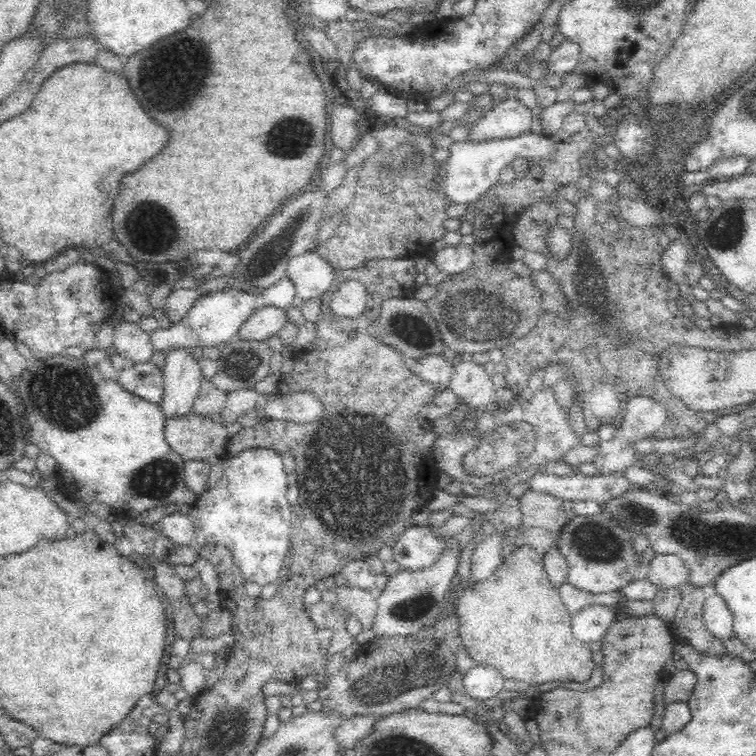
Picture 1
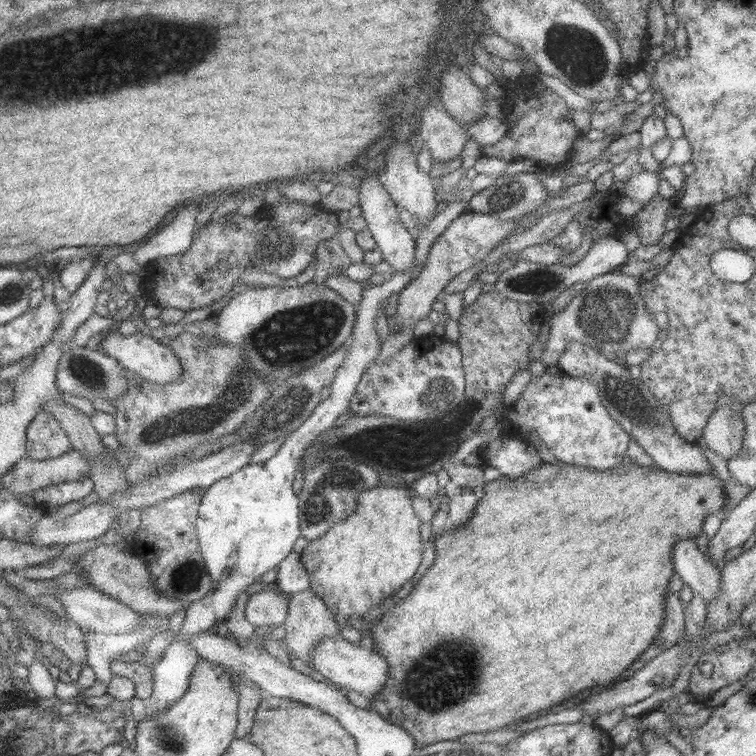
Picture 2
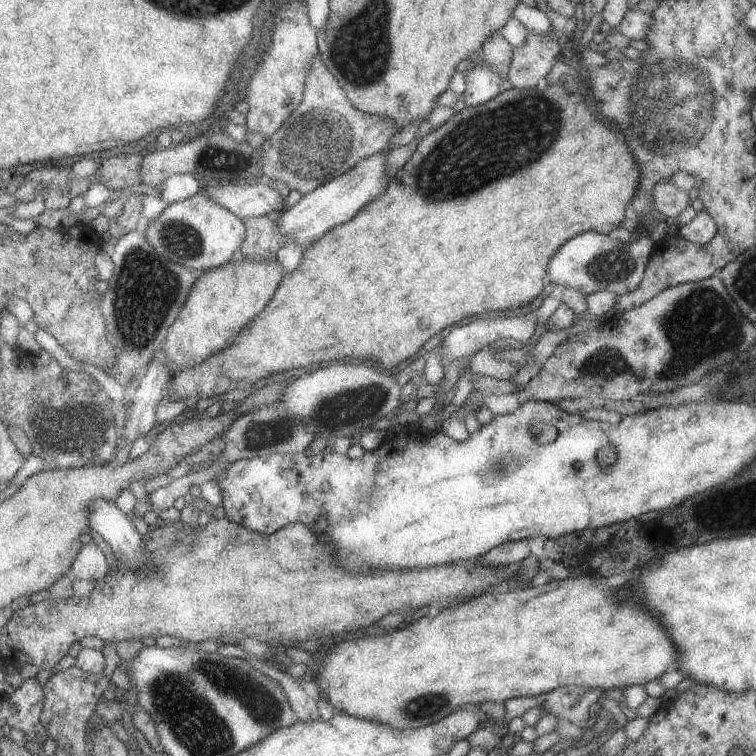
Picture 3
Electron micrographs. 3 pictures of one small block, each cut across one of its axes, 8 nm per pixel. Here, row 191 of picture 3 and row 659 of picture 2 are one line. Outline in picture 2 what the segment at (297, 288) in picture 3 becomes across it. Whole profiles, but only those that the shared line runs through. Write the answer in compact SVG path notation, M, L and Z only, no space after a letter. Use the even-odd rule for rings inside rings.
M629 459L604 472L593 472L592 469L578 465L565 463L554 465L545 462L538 465L538 468L528 471L528 476L516 479L501 476L486 483L483 490L484 497L476 502L476 510L468 518L468 522L451 530L447 526L445 532L436 539L435 564L428 569L420 582L415 584L414 589L404 598L403 604L396 604L389 609L371 630L370 642L375 641L380 654L388 660L390 667L387 688L373 698L375 708L372 710L382 714L391 724L404 728L414 738L416 748L442 741L456 741L467 734L510 728L512 724L521 723L521 719L530 714L538 715L544 710L547 712L565 700L575 698L578 692L590 690L594 686L606 689L613 687L652 645L660 632L666 614L666 592L670 591L668 584L675 573L672 548L680 540L695 539L702 534L701 528L706 517L718 514L728 502L720 478L712 471L698 475L684 475L654 466L642 467ZM438 644L440 644L440 672L450 674L438 674Z

